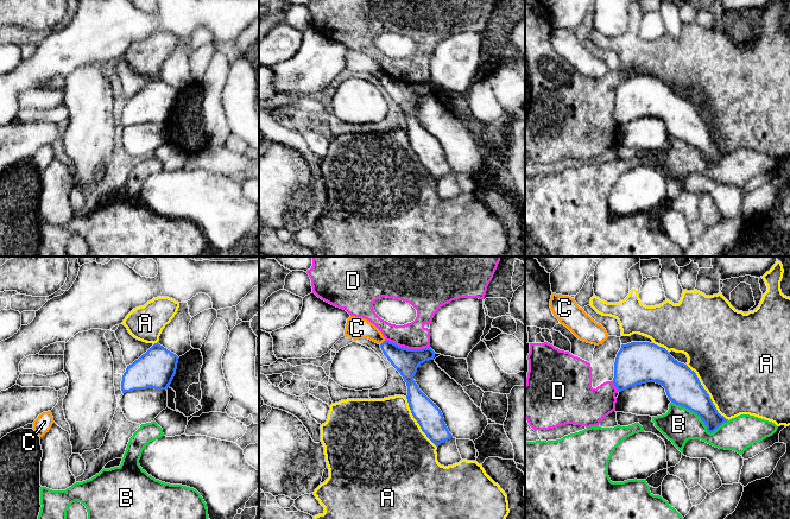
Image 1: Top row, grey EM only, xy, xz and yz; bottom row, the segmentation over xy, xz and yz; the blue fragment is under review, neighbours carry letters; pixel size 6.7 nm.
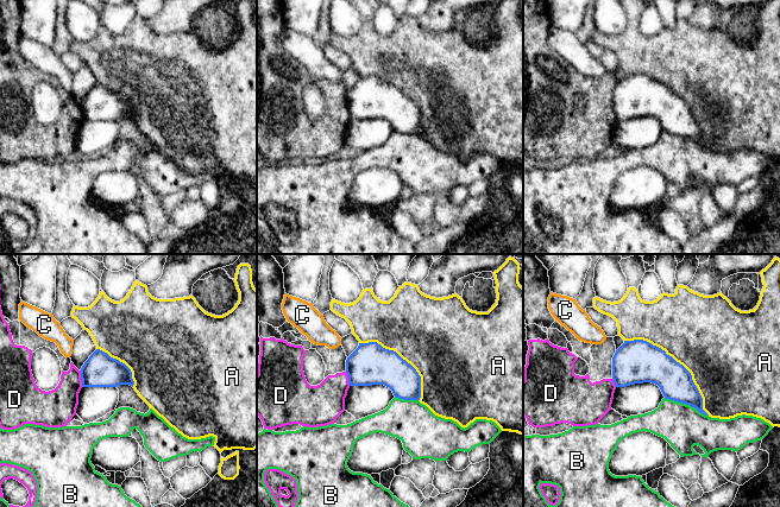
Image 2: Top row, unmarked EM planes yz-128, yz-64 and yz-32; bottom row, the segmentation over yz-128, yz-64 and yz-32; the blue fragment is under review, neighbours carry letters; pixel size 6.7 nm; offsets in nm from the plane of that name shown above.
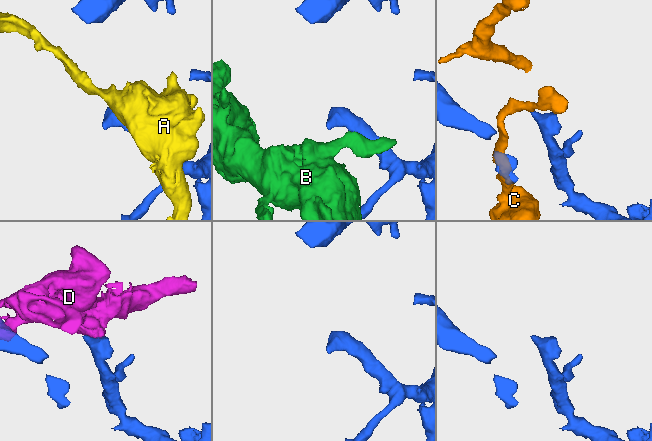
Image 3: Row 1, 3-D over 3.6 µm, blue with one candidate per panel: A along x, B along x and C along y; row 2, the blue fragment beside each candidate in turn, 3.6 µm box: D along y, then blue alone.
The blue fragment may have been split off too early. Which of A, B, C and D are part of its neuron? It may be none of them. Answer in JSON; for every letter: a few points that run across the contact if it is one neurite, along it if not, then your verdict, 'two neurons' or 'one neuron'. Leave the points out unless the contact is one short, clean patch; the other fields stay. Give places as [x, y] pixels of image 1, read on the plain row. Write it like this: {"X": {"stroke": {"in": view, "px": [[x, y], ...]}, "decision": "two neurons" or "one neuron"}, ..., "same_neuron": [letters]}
{"A": {"decision": "two neurons"}, "B": {"decision": "two neurons"}, "C": {"decision": "two neurons"}, "D": {"stroke": {"in": "xz", "px": [[385, 73], [408, 82], [429, 81]]}, "decision": "two neurons"}, "same_neuron": []}

